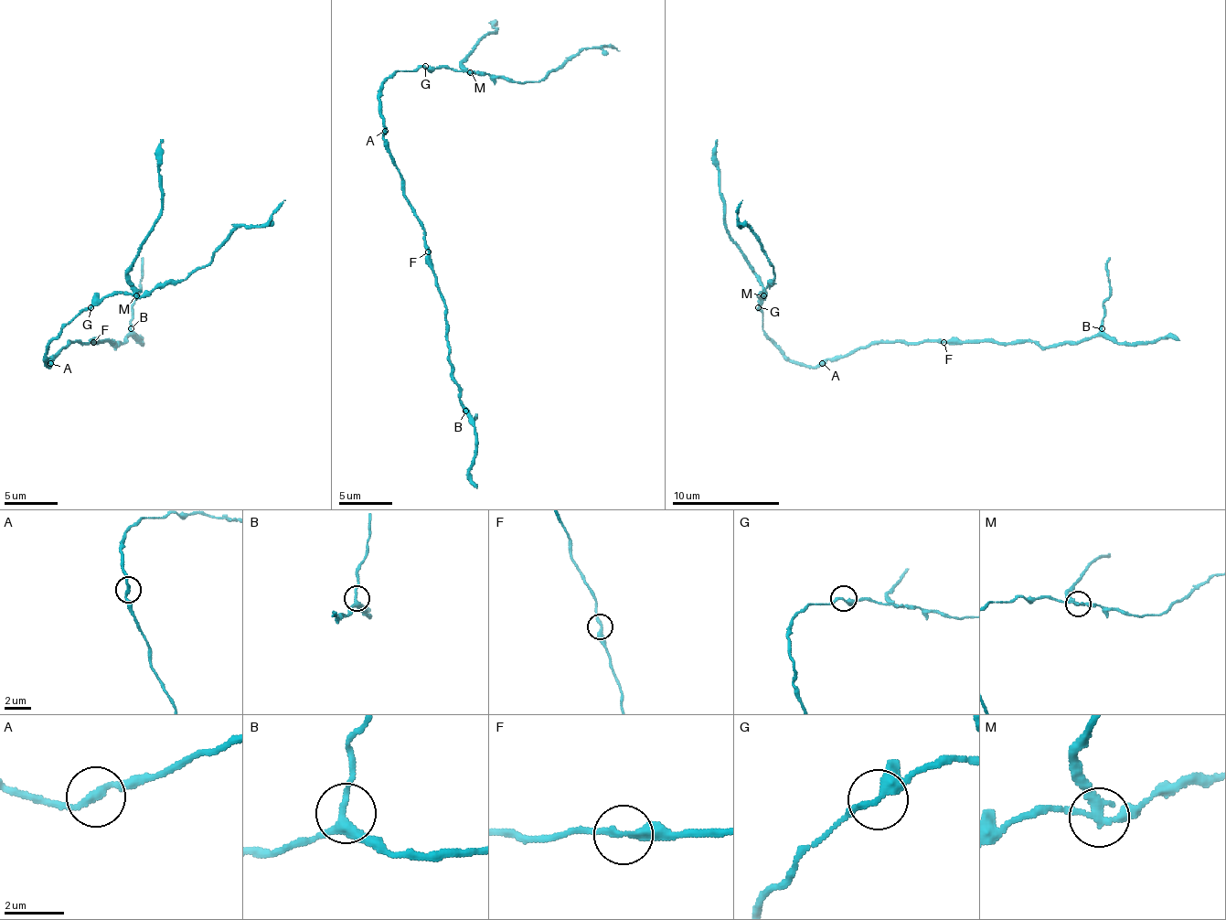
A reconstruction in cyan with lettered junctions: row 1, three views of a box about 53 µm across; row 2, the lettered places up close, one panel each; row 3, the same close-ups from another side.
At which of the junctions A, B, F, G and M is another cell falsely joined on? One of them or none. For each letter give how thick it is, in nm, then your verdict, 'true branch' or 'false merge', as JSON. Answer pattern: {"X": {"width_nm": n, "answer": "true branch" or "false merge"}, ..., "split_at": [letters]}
{"A": {"width_nm": 240, "answer": "true branch"}, "B": {"width_nm": 240, "answer": "true branch"}, "F": {"width_nm": 280, "answer": "true branch"}, "G": {"width_nm": 240, "answer": "true branch"}, "M": {"width_nm": 220, "answer": "false merge"}, "split_at": ["M"]}

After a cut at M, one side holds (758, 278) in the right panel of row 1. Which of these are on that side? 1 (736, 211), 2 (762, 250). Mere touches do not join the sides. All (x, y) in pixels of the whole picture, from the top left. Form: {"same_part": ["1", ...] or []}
{"same_part": []}

